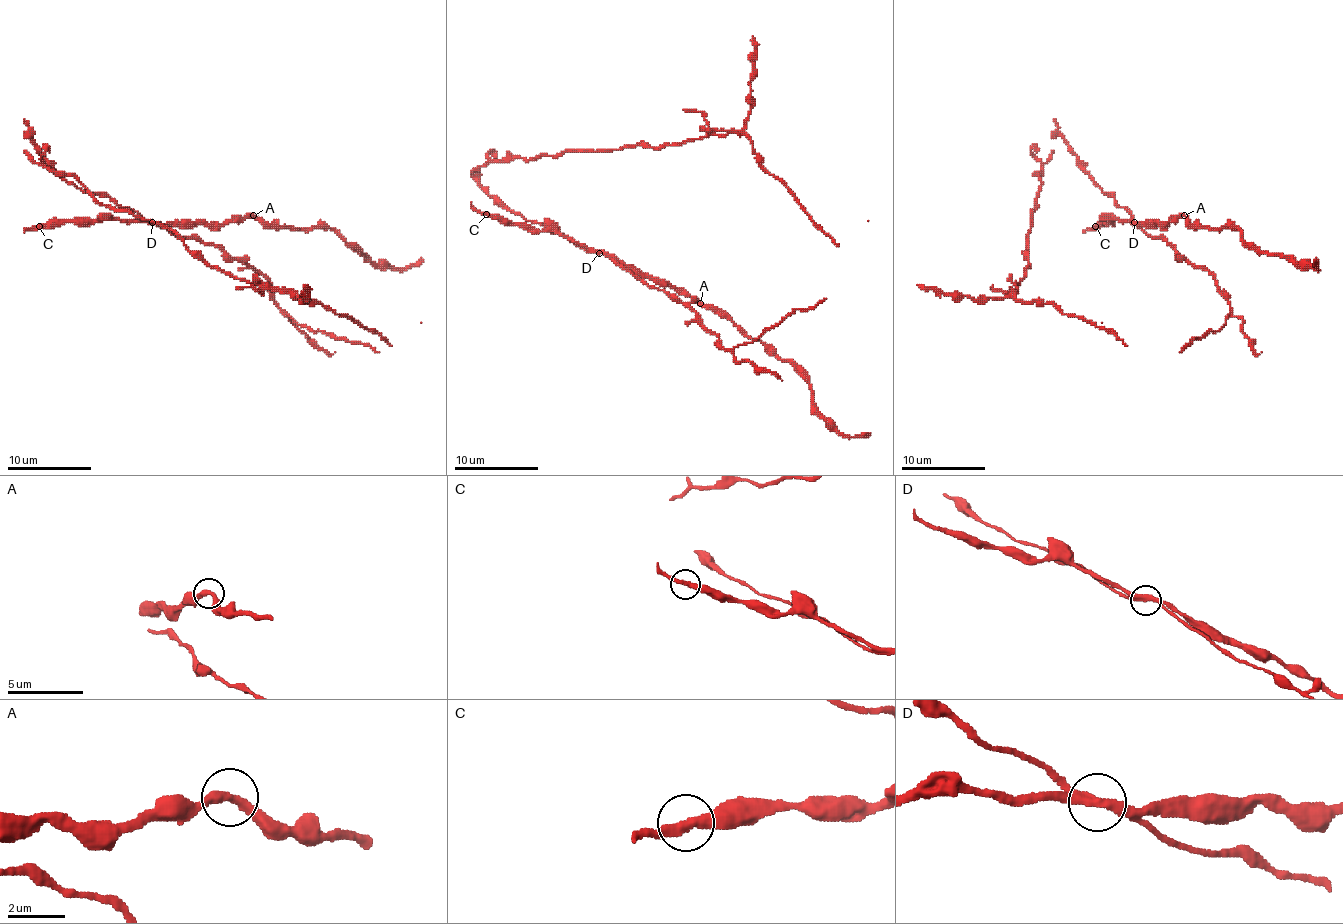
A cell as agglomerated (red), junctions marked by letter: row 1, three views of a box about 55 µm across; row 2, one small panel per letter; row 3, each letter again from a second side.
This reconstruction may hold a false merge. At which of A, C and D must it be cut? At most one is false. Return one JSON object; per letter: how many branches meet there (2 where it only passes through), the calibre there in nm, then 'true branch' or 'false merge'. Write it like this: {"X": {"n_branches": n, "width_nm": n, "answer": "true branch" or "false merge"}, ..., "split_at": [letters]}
{"A": {"n_branches": 2, "width_nm": 320, "answer": "true branch"}, "C": {"n_branches": 2, "width_nm": 340, "answer": "true branch"}, "D": {"n_branches": 2, "width_nm": 340, "answer": "false merge"}, "split_at": ["D"]}

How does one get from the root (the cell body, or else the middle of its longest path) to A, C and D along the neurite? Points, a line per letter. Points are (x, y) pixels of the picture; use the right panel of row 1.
A: (1058, 136), (1102, 190), (1131, 213), (1135, 224), (1167, 224), (1184, 215)
C: (1058, 136), (1102, 190), (1131, 213), (1129, 220), (1106, 220), (1095, 226)
D: (1058, 136), (1102, 190), (1131, 213), (1133, 222)

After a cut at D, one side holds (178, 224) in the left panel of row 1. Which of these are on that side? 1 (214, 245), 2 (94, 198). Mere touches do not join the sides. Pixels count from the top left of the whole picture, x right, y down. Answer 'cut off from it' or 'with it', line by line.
1: cut off from it
2: cut off from it

